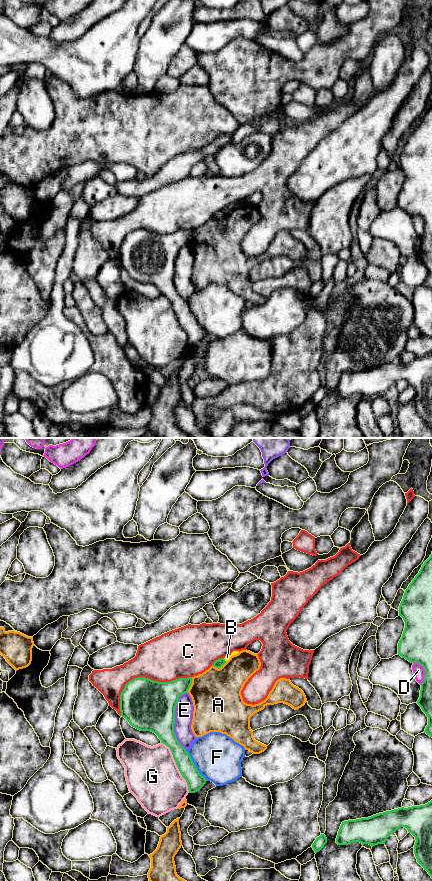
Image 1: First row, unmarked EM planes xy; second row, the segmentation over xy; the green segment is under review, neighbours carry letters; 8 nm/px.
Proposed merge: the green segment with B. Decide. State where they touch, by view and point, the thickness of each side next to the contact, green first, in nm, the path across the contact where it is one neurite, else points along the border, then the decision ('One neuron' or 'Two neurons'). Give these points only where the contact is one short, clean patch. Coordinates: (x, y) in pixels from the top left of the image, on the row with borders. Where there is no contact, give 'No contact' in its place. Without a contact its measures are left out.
Touches green at xy (224, 660). Thickness 70 nm (green) against 40 nm. Boundary: xy (223, 658), (225, 661). Two neurons

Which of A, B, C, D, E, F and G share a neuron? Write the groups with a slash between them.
A / B / C / D / E / F / G

